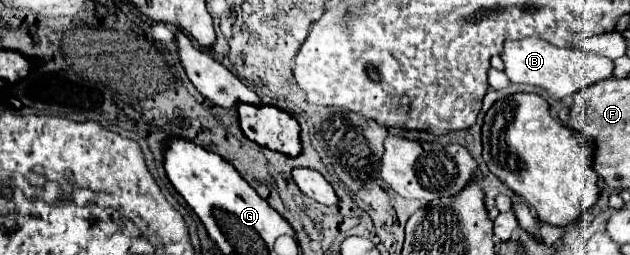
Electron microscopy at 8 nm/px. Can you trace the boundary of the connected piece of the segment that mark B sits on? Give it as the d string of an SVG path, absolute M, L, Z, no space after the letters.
M537 36L505 42L505 50L503 50L501 58L505 62L505 74L509 76L511 82L539 86L557 100L561 100L565 96L573 96L575 92L583 90L585 86L591 86L613 74L611 58L605 58L605 56L599 56L595 52L587 52L581 48L557 48Z

